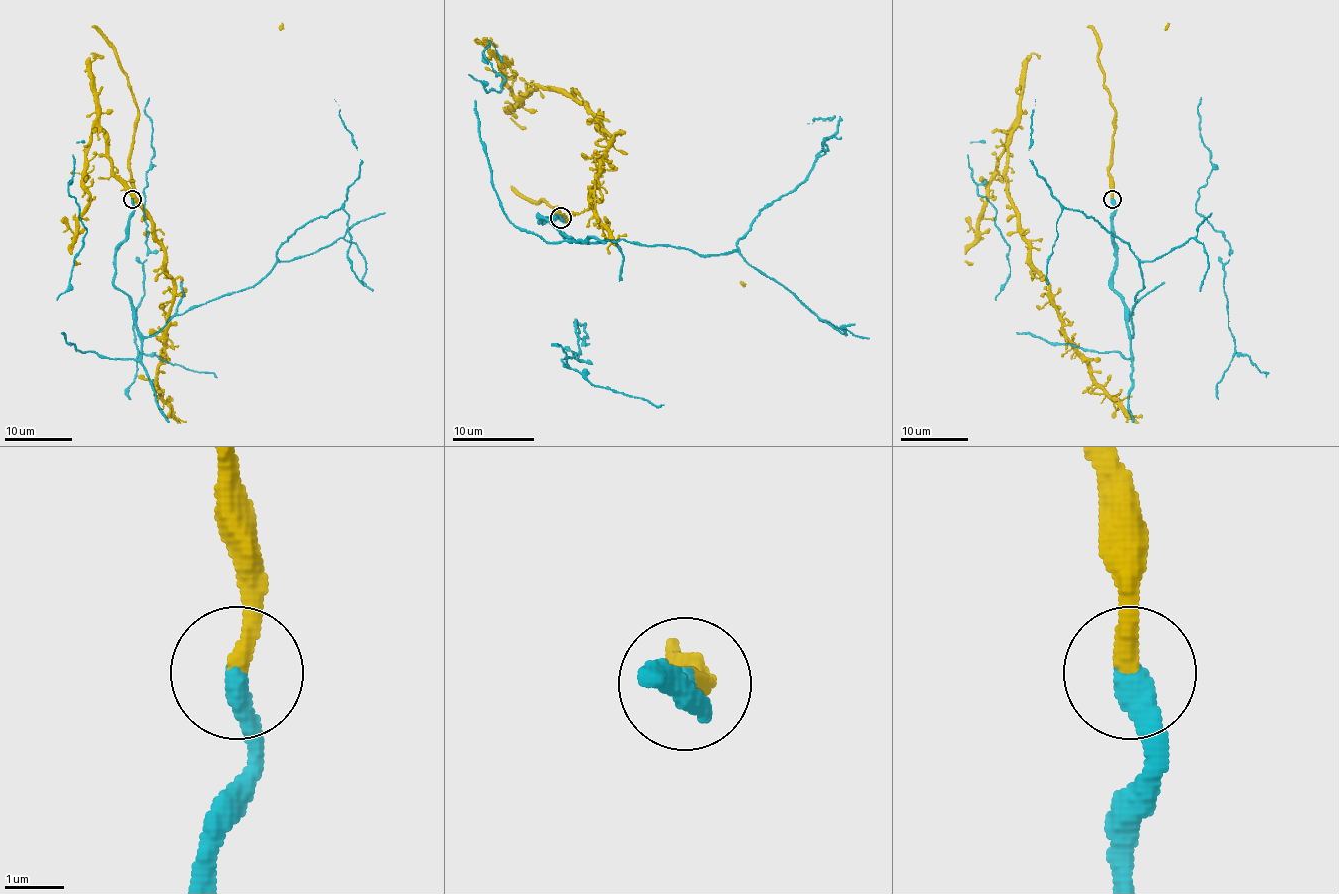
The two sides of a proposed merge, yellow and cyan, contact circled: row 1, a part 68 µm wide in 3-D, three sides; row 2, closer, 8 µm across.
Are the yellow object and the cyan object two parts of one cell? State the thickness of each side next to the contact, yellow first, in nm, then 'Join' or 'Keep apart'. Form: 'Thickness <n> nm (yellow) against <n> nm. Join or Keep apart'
Thickness 320 nm (yellow) against 440 nm. Join

